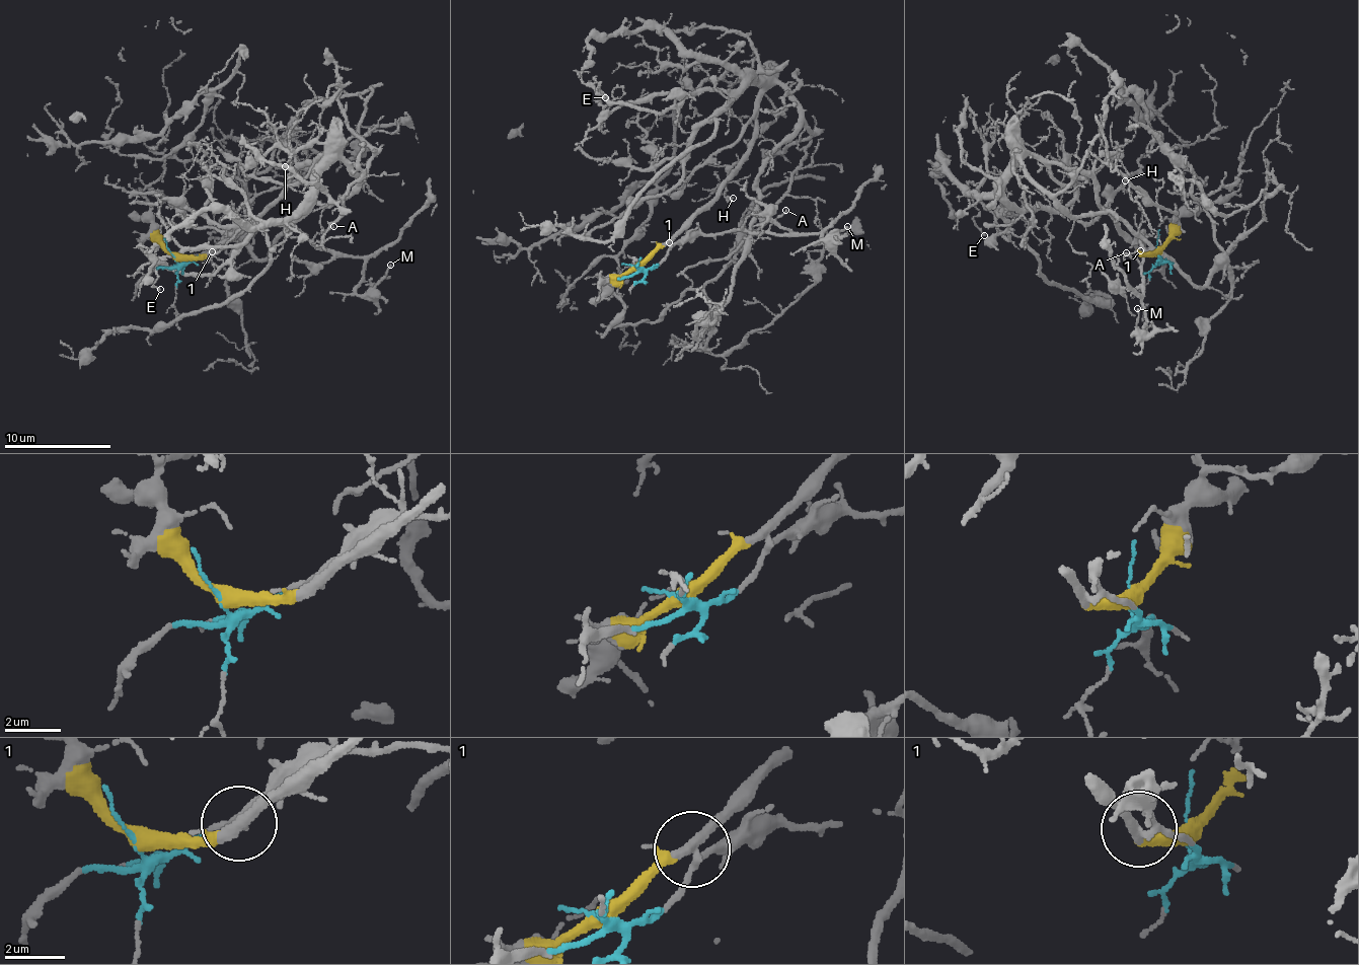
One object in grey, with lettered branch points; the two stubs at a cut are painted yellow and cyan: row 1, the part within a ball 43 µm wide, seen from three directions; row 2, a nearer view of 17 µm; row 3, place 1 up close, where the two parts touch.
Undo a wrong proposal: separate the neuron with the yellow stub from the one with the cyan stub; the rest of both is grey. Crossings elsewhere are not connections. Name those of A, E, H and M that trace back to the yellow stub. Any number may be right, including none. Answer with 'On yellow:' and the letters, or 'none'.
On yellow: E, H

